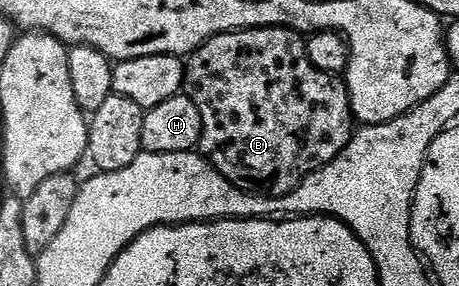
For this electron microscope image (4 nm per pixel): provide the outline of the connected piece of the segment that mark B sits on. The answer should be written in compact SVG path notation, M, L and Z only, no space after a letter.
M289 28L239 30L211 38L206 44L193 51L185 60L185 87L183 92L184 95L191 98L191 102L195 102L195 106L199 106L199 118L203 118L199 151L216 172L223 174L223 178L232 182L234 188L241 188L245 192L270 198L285 196L288 192L294 192L312 172L318 172L320 168L327 166L327 162L335 159L349 145L349 140L355 131L349 87L340 75L324 72L315 66L311 66L311 58L307 58L305 42L306 37L302 33L293 32Z

